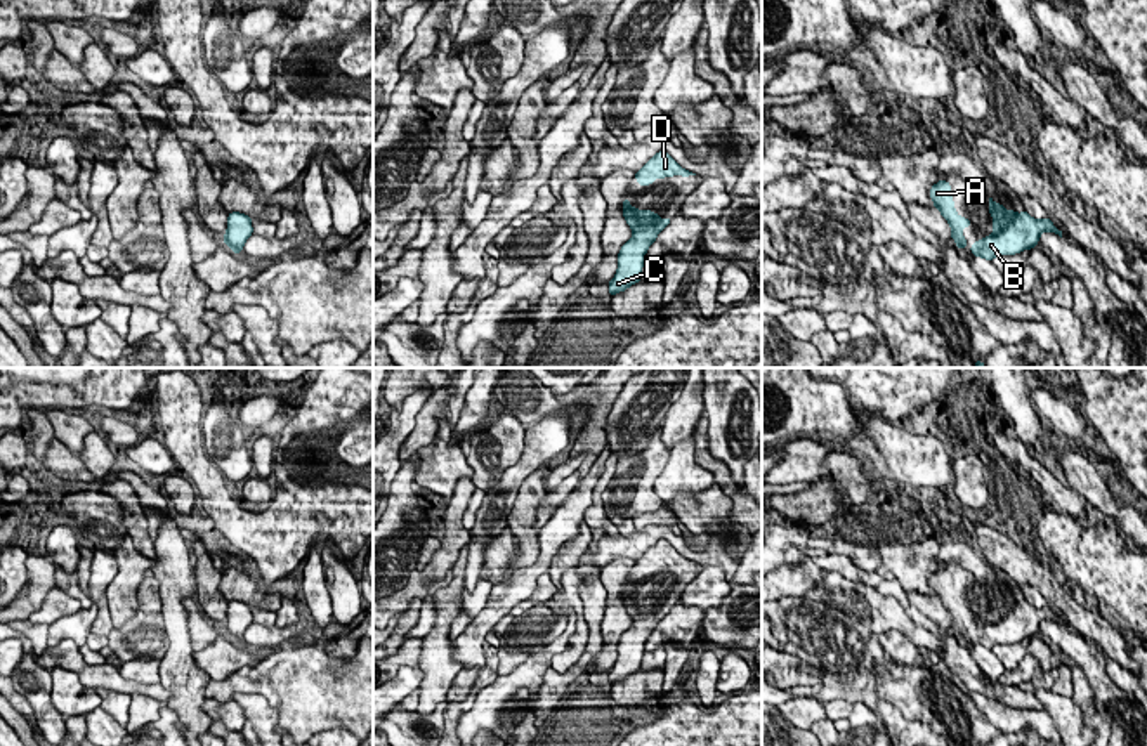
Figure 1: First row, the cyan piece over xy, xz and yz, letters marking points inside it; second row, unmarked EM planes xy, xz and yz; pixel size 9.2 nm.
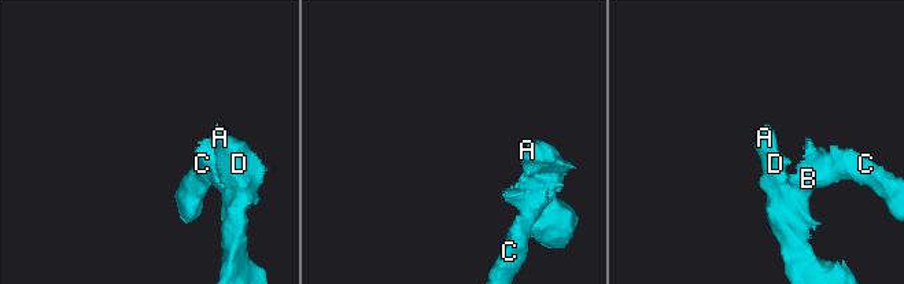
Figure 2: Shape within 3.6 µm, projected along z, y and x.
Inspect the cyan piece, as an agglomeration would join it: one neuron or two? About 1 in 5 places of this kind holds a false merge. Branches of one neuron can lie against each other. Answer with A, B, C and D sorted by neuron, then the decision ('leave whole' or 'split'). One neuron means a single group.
A B C D | leave whole

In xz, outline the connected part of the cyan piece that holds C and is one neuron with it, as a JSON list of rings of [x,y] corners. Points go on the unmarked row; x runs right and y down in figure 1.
[[[630,586],[623,588],[623,605],[633,619],[633,625],[621,635],[618,642],[618,659],[607,671],[609,684],[625,680],[635,671],[640,671],[644,645],[658,623],[670,612],[672,605],[665,609],[651,599],[637,599],[630,593]]]

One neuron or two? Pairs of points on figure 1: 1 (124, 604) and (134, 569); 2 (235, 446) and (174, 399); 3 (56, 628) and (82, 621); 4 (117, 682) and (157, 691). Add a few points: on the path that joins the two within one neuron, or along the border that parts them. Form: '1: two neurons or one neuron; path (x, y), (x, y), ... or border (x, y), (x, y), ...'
1: one neuron; path (124, 595), (129, 578)
2: two neurons; border (202, 418), (202, 441), (205, 446)
3: one neuron; path (63, 628), (75, 627)
4: one neuron; path (127, 686), (146, 689)

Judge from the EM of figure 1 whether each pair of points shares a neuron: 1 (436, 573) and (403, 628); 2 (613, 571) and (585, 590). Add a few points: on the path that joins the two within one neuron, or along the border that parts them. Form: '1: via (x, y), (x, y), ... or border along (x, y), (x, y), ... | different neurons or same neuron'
1: border along (422, 599), (413, 599), (401, 613) | different neurons
2: border along (599, 568), (599, 582), (606, 592), (602, 621) | different neurons

